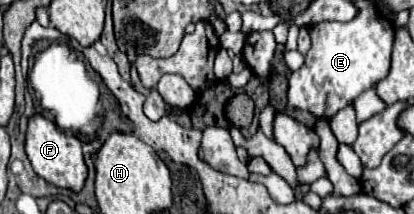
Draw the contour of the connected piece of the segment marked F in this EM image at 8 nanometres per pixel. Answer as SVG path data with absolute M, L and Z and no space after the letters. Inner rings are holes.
M35 114L29 120L27 140L25 140L25 154L27 154L35 174L39 174L45 182L49 182L57 188L69 188L73 192L79 192L85 186L87 164L83 160L79 138L67 136L63 130L59 130L55 126L55 122L43 118L41 114Z

